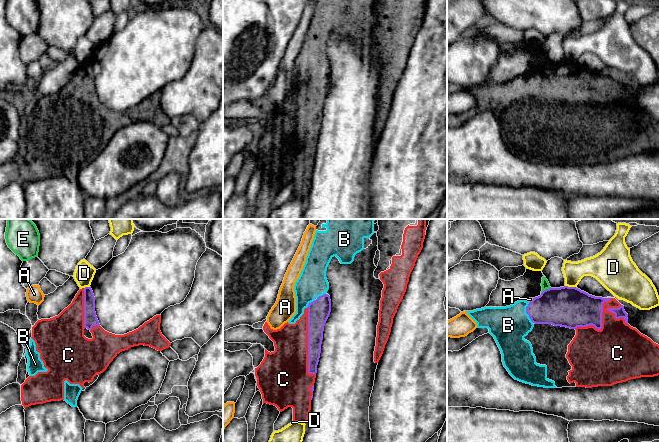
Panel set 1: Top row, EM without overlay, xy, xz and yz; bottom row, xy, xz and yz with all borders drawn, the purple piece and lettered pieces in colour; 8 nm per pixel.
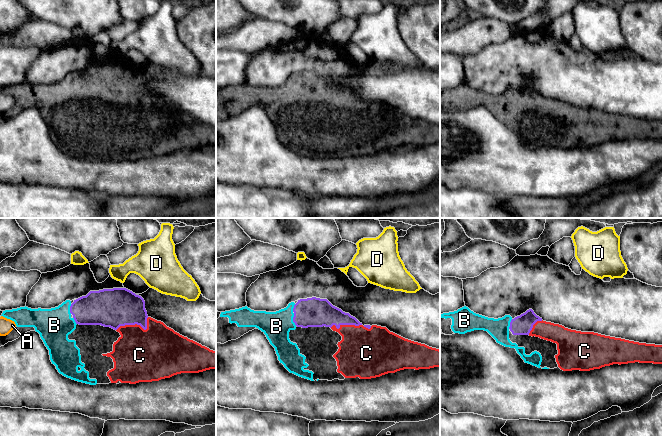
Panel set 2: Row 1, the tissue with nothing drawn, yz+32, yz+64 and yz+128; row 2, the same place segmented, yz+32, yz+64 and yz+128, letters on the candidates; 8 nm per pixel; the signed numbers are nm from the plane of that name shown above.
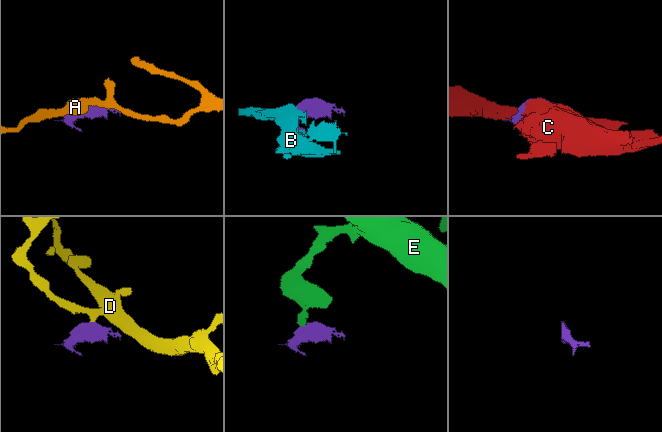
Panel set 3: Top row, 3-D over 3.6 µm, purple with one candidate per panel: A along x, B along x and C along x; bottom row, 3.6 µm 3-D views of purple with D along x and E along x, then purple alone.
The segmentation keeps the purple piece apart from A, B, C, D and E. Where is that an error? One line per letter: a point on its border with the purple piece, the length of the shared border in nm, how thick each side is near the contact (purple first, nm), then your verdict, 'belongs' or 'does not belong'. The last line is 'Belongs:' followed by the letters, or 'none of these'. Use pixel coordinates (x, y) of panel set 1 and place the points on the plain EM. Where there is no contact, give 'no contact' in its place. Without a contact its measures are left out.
A: meets purple in yz at (532, 76); contact 50 nm long; 300 nm thick on the purple side, 30 nm on the other; does not belong
B: meets purple in yz at (526, 88); contact 170 nm long; 300 nm thick on the purple side, 300 nm on the other; belongs
C: meets purple in xz at (308, 119); contact 550 nm long; 160 nm thick on the purple side, 320 nm on the other; belongs
D: meets purple in yz at (570, 63); contact 90 nm long; 320 nm thick on the purple side, 160 nm on the other; does not belong
E: meets purple in yz at (546, 65); contact 90 nm long; 320 nm thick on the purple side, 70 nm on the other; does not belong
Belongs: B, C

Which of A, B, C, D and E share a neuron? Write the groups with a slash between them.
A / B C / D / E

